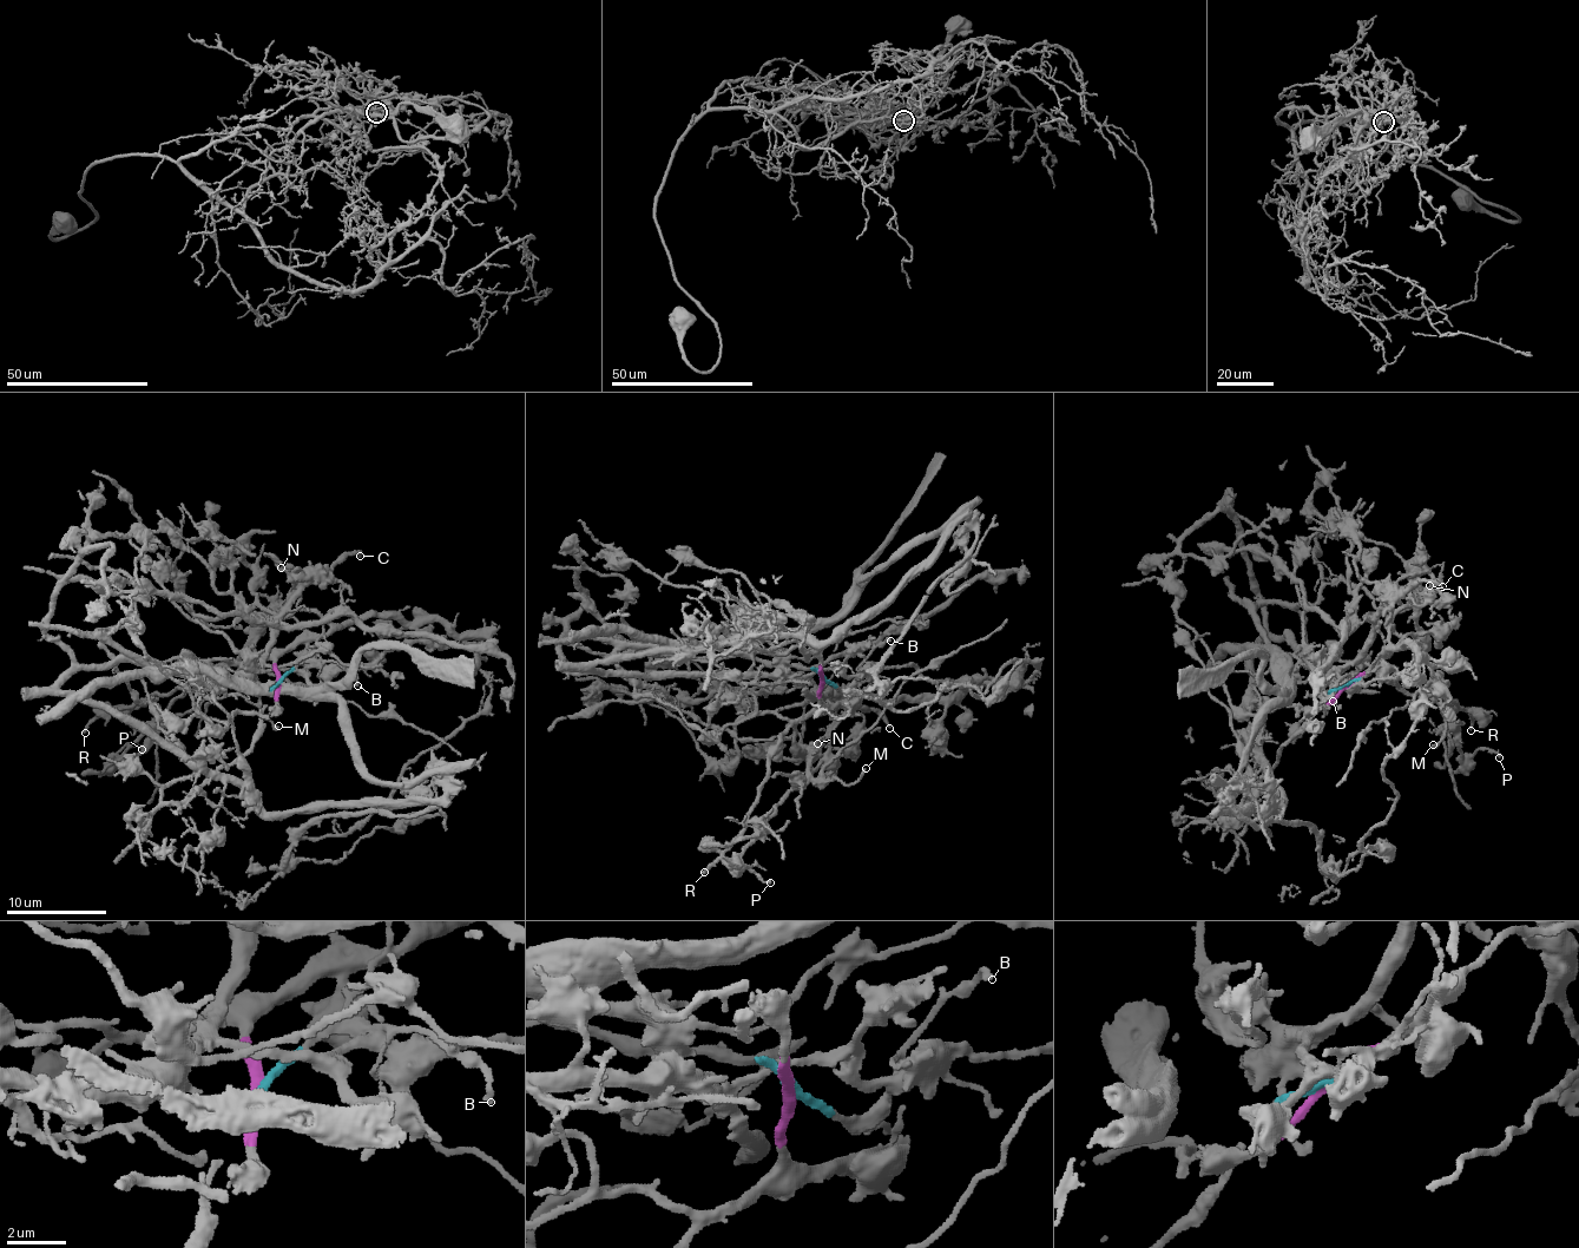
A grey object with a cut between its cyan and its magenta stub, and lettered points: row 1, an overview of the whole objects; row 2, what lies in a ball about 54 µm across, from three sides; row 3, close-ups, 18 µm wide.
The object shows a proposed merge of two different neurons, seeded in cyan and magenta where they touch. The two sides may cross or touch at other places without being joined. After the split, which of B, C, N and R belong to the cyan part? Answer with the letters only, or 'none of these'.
B, C, N

